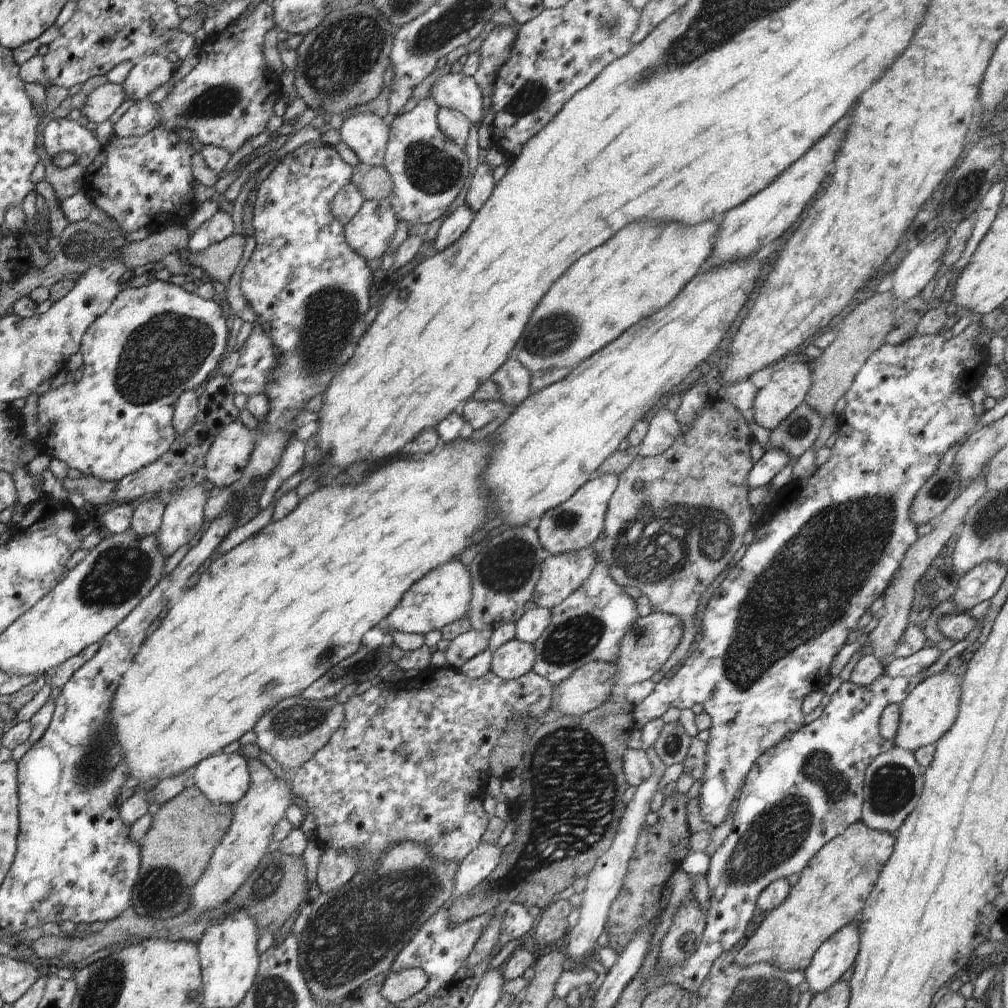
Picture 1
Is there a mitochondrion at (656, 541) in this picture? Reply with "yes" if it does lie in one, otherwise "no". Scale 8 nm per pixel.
yes

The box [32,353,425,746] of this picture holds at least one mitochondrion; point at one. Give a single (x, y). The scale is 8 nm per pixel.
(119, 572)

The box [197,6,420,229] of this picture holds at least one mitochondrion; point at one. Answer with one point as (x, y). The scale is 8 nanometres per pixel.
(349, 47)

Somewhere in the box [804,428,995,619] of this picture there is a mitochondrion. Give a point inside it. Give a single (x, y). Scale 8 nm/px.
(941, 488)

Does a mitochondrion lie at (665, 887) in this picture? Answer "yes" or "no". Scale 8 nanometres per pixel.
no

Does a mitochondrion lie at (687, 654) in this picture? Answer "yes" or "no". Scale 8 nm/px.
no

